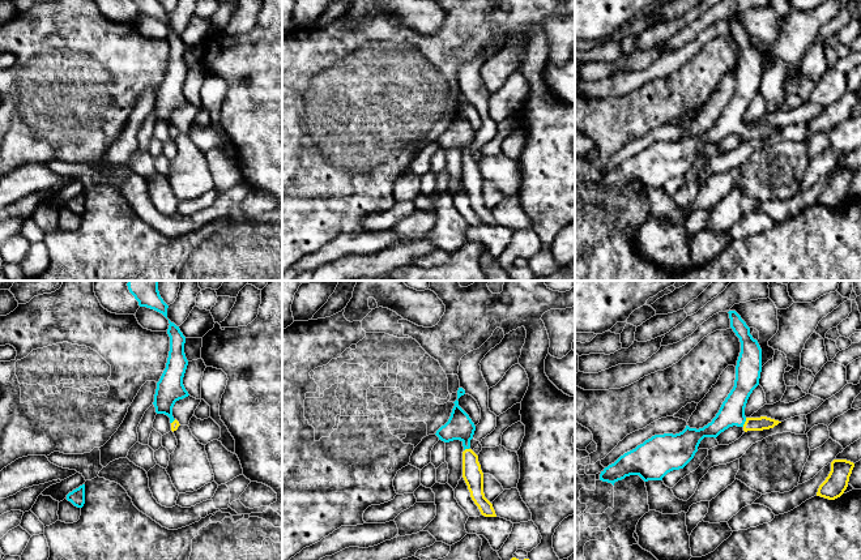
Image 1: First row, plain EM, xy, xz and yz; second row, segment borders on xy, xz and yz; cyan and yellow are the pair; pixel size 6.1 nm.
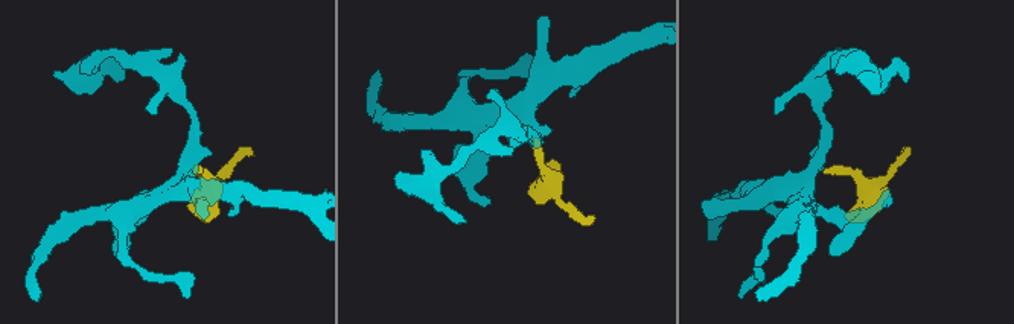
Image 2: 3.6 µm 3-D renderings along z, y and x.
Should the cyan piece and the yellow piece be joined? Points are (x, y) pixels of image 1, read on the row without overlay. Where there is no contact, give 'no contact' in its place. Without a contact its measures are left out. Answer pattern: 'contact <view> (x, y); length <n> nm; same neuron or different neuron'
contact yz (745, 128); length 60 nm; same neuron

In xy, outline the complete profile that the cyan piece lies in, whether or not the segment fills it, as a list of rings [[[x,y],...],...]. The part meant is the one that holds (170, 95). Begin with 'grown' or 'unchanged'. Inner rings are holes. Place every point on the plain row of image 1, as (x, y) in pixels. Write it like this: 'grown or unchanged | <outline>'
grown | [[[170,27],[169,31],[167,42],[170,44],[170,59],[166,76],[157,90],[153,112],[157,121],[165,121],[170,125],[171,138],[174,140],[180,132],[172,124],[172,115],[176,108],[189,103],[183,93],[188,68],[184,61],[186,44],[179,34]]]

